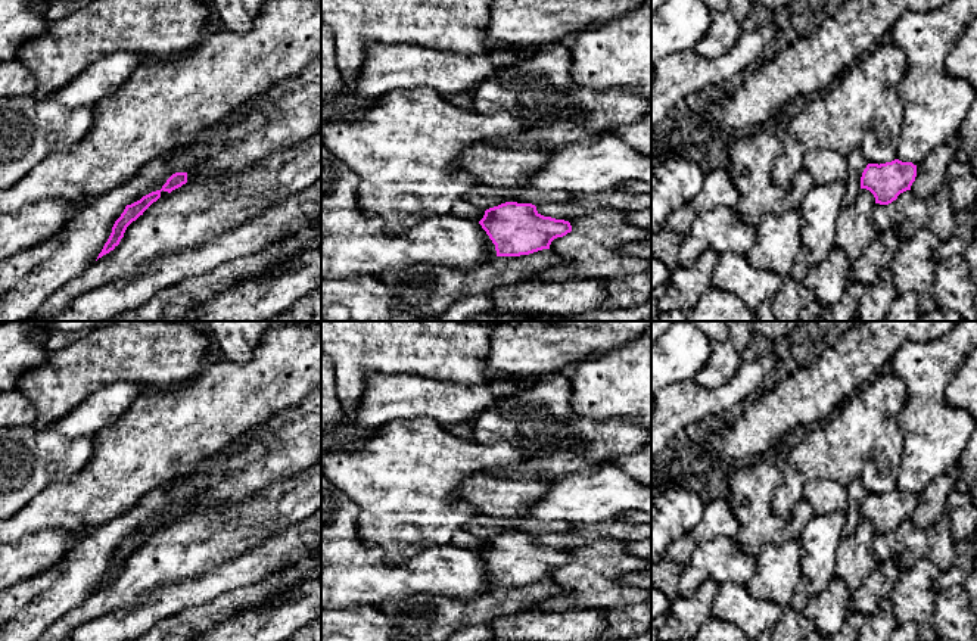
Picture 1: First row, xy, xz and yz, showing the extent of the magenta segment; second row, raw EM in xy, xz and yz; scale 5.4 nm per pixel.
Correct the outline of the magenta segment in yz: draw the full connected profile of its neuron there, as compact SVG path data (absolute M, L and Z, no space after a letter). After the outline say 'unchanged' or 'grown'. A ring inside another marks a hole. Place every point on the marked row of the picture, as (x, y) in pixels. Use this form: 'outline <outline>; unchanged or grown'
outline M894 159L886 164L868 164L861 177L861 189L869 190L875 203L889 205L906 190L917 177L917 165Z; unchanged

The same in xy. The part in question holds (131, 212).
outline M175 172L167 180L167 183L162 186L161 190L152 192L143 196L140 200L127 205L121 217L115 221L112 233L108 242L105 243L102 252L99 253L97 259L109 253L119 245L127 227L133 221L136 221L140 215L143 215L143 212L161 197L162 190L171 193L172 190L181 187L186 183L187 183L187 172Z; unchanged

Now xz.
outline M505 202L486 209L479 224L495 245L497 256L520 256L550 249L554 239L572 231L569 221L544 217L535 205L517 202Z; unchanged

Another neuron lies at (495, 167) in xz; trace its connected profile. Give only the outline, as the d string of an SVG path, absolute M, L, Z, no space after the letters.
M486 143L475 144L452 165L491 187L520 187L526 177L544 167L548 155L542 150L508 150Z

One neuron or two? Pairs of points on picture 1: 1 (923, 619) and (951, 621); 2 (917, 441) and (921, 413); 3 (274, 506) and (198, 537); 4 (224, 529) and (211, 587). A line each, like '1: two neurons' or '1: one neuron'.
1: two neurons
2: one neuron
3: one neuron
4: two neurons

